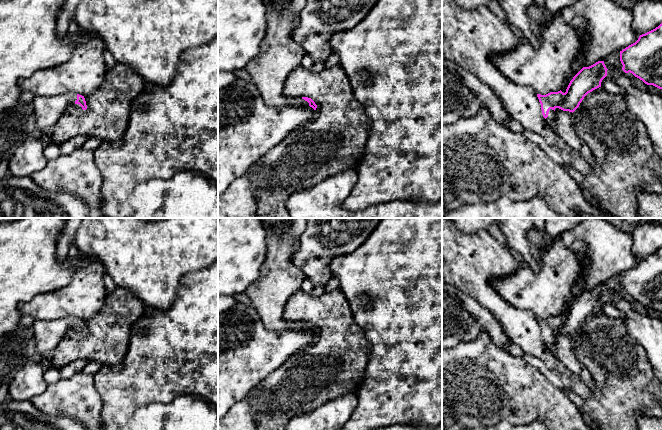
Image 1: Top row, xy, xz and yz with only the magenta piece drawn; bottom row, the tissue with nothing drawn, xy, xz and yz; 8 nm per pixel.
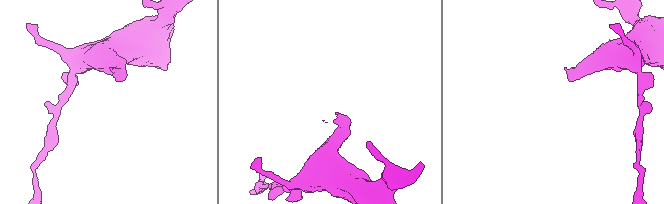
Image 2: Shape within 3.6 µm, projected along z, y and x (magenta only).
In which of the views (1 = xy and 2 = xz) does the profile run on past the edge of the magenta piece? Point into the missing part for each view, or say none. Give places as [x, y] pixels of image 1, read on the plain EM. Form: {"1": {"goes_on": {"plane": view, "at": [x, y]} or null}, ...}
{"1": {"goes_on": {"plane": "xy", "at": [48, 334]}}, "2": {"goes_on": {"plane": "xz", "at": [279, 278]}}}

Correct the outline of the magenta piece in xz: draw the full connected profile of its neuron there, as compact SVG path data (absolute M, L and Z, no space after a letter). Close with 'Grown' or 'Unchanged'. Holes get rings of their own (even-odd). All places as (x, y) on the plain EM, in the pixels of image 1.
M260 218L266 232L267 252L258 279L245 291L251 306L262 323L271 331L312 331L317 329L308 321L289 321L283 317L290 296L300 289L305 275L293 264L293 256L299 249L300 236L306 228L306 218Z. Grown

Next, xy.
M69 316L52 320L35 320L32 328L36 350L41 355L53 353L66 334L73 328L79 328L83 334L87 333L84 320Z. Grown

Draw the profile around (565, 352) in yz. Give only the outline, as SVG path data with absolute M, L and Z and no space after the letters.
M555 332L556 358L574 375L580 377L588 386L594 388L594 380L589 371L578 360L573 346L573 337Z

